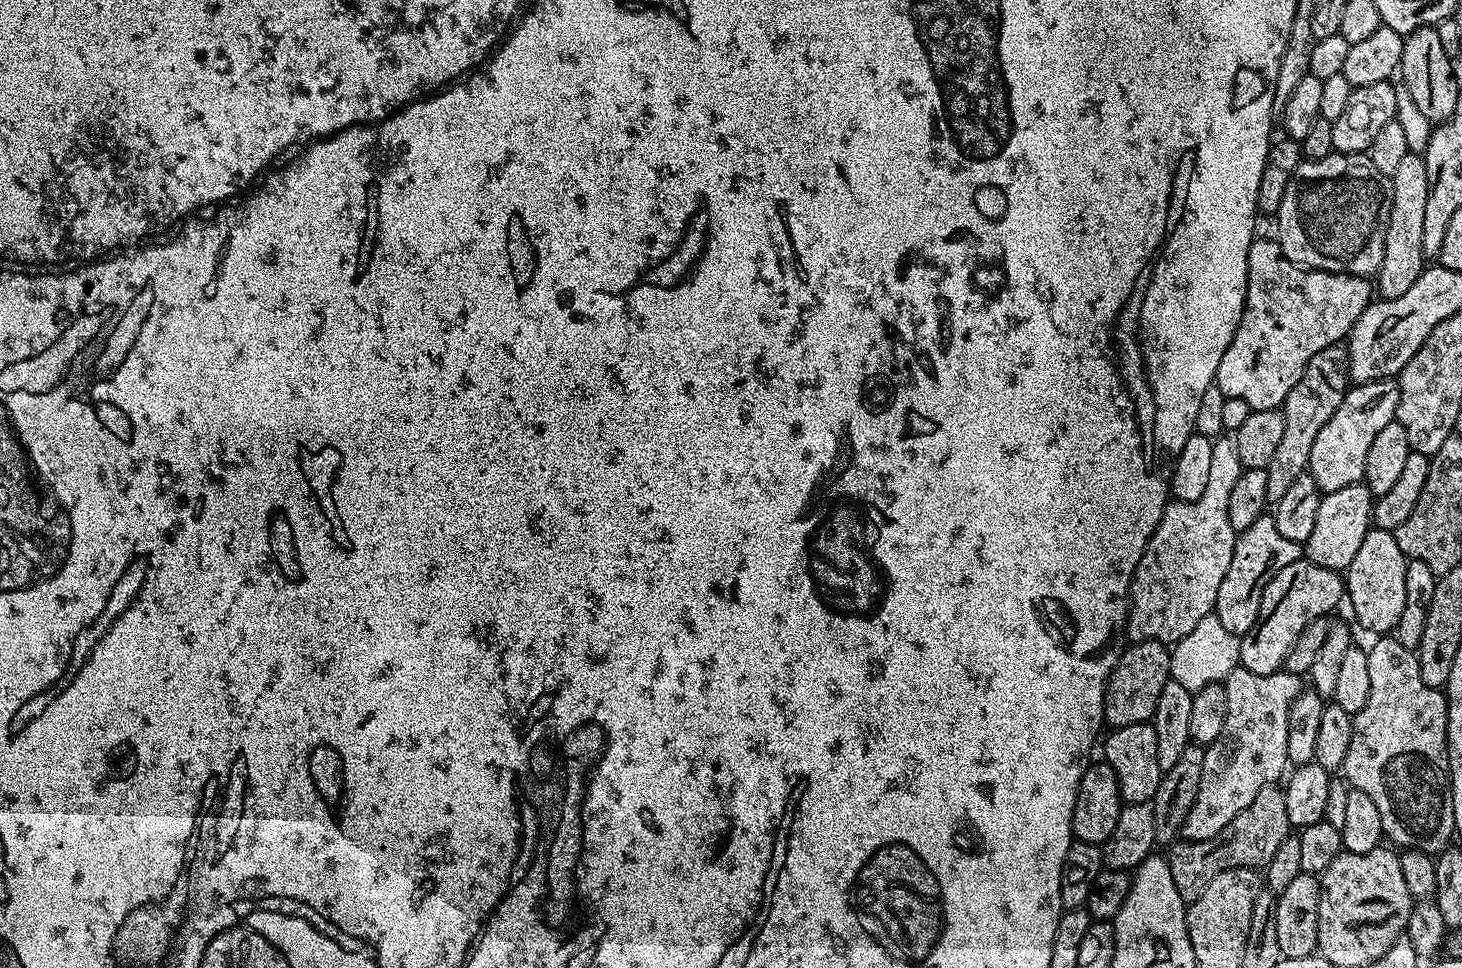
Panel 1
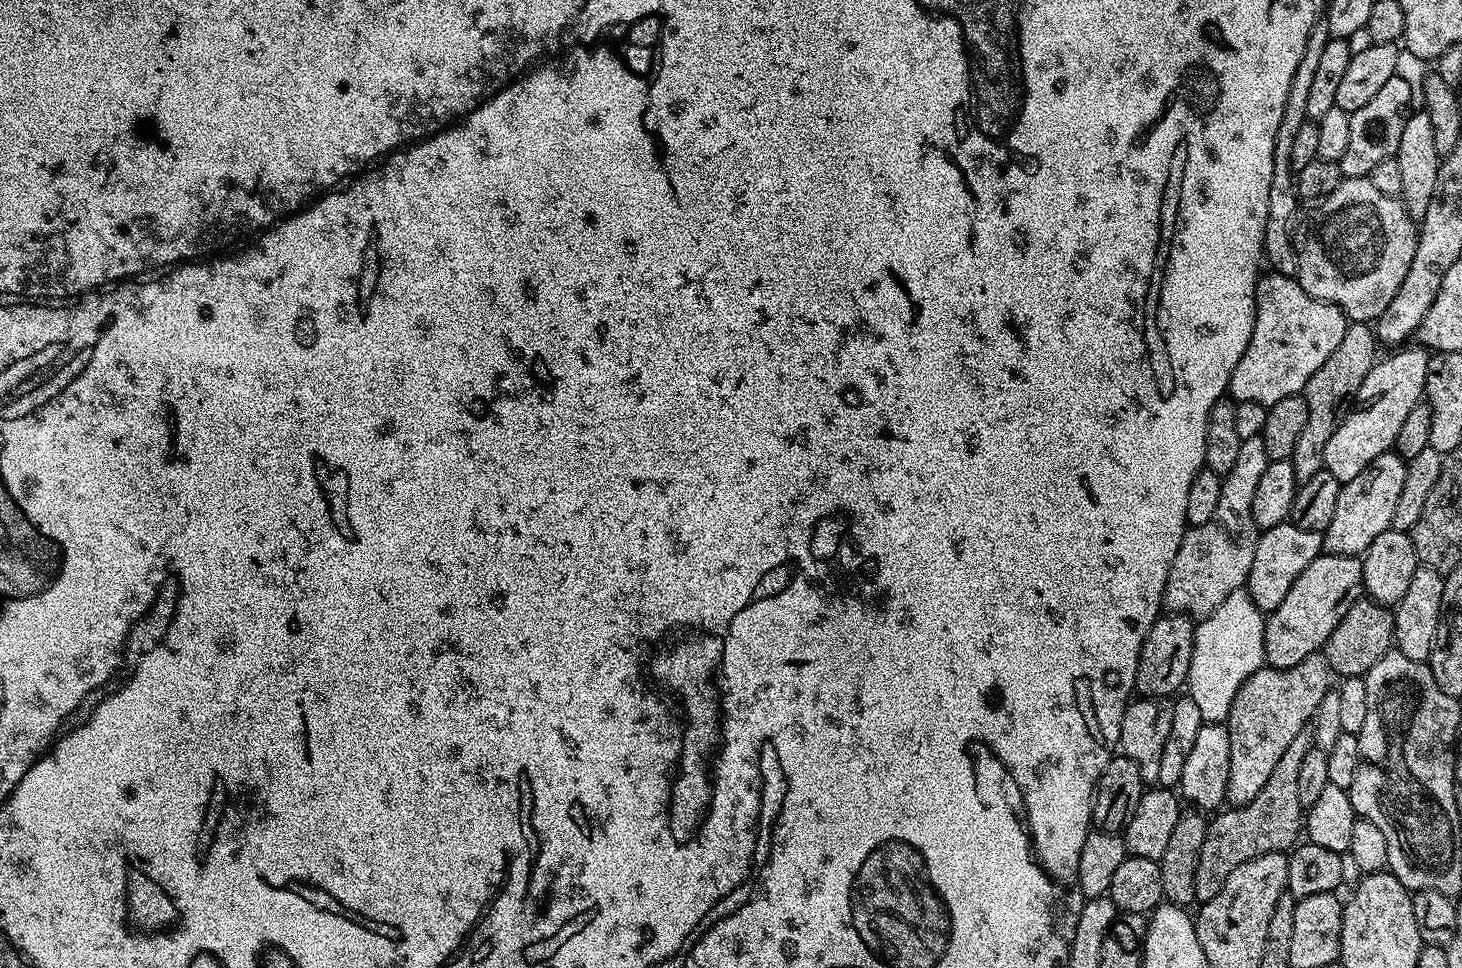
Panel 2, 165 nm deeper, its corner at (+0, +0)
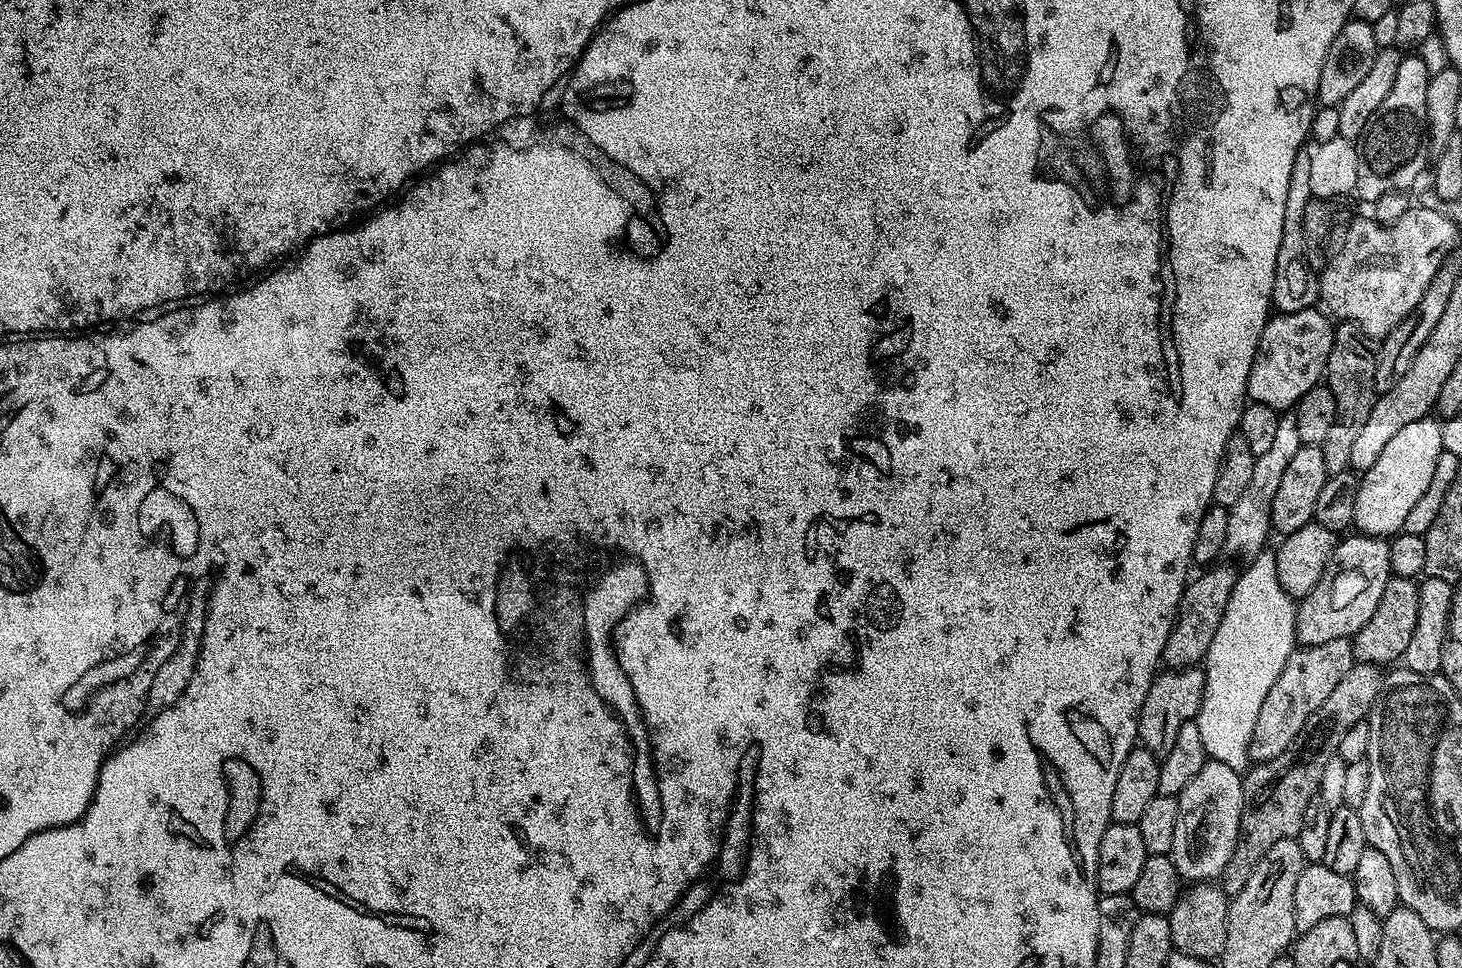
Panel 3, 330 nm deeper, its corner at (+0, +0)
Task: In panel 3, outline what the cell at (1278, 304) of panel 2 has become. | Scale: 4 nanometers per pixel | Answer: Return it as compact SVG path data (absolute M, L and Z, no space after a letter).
M1319 307L1269 315L1254 354L1254 366L1250 366L1248 400L1270 406L1278 413L1295 409L1296 403L1325 375L1333 331L1333 321Z

